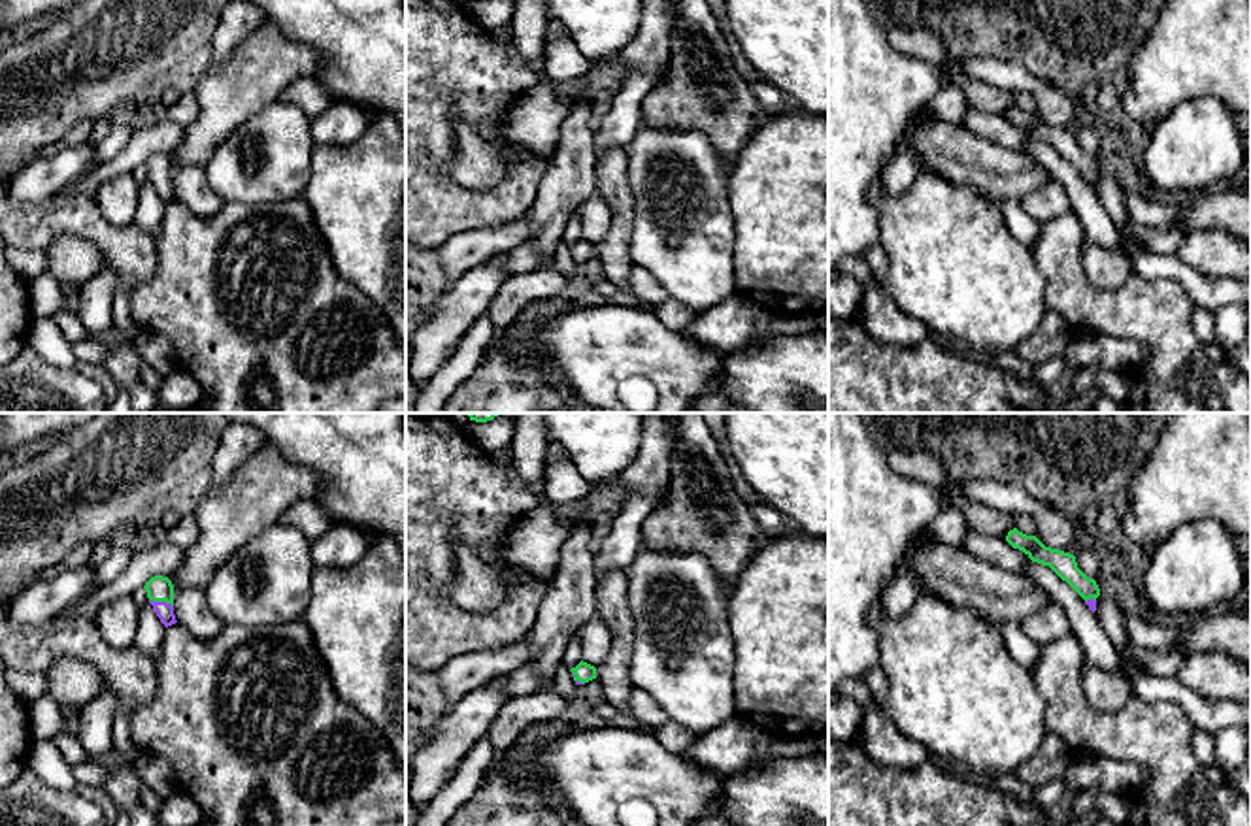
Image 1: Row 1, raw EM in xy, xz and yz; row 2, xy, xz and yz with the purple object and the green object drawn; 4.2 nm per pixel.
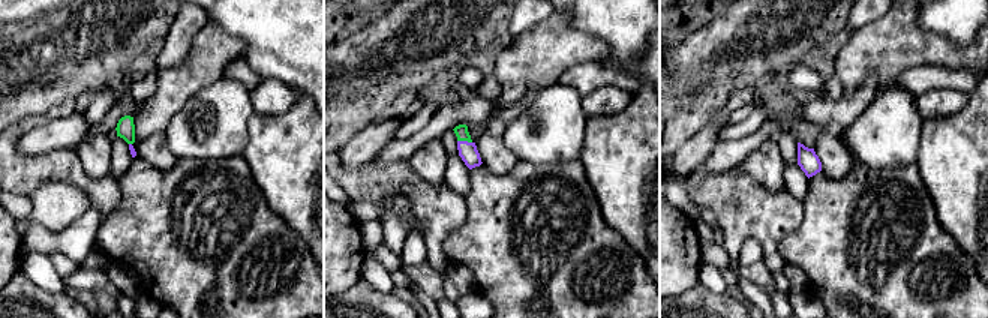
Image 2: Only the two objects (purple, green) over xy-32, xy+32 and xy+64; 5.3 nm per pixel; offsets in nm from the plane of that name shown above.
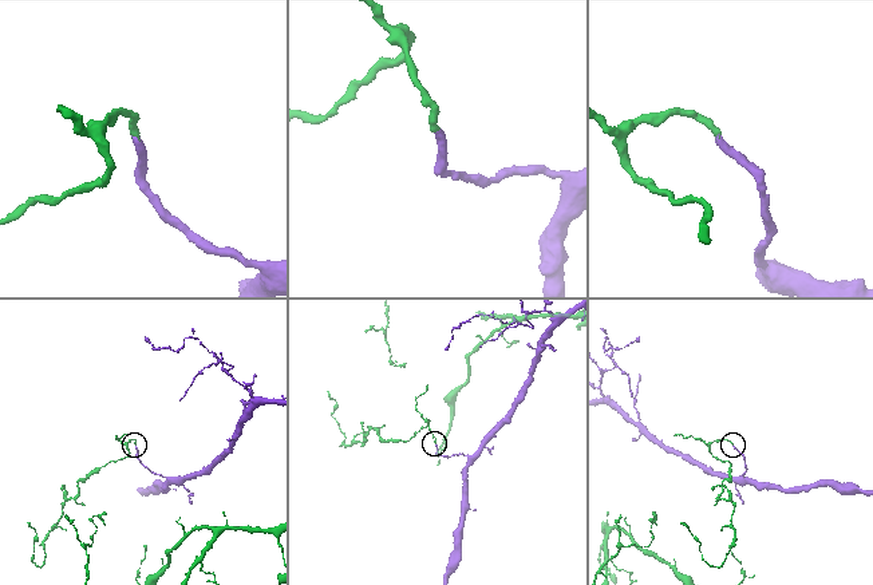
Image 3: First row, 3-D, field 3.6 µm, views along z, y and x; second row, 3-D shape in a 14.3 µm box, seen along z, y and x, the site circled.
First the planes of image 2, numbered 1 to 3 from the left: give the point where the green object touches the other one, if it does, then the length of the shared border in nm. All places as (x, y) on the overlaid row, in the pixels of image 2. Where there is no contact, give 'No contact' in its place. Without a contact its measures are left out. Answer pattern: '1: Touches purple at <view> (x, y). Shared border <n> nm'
1: No contact
2: Touches purple at xy+32 (465, 141). Shared border 80 nm
3: No contact

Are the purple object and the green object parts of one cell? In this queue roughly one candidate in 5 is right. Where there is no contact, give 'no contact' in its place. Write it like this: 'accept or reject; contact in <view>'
reject; contact in xy

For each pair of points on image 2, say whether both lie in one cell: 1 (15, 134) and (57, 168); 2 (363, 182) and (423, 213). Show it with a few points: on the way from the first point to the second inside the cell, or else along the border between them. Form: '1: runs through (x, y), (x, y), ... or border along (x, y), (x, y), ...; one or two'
1: runs through (15, 149), (15, 153), (30, 168), (42, 168); one
2: runs through (380, 182), (399, 182), (414, 197); one

